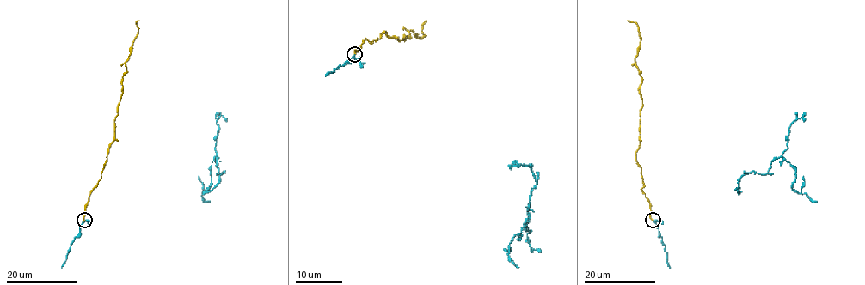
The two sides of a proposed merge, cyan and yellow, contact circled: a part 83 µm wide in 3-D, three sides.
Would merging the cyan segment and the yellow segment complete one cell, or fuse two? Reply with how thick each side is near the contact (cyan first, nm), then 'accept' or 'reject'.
200 nm thick on the cyan side, 220 nm on the other; accept

